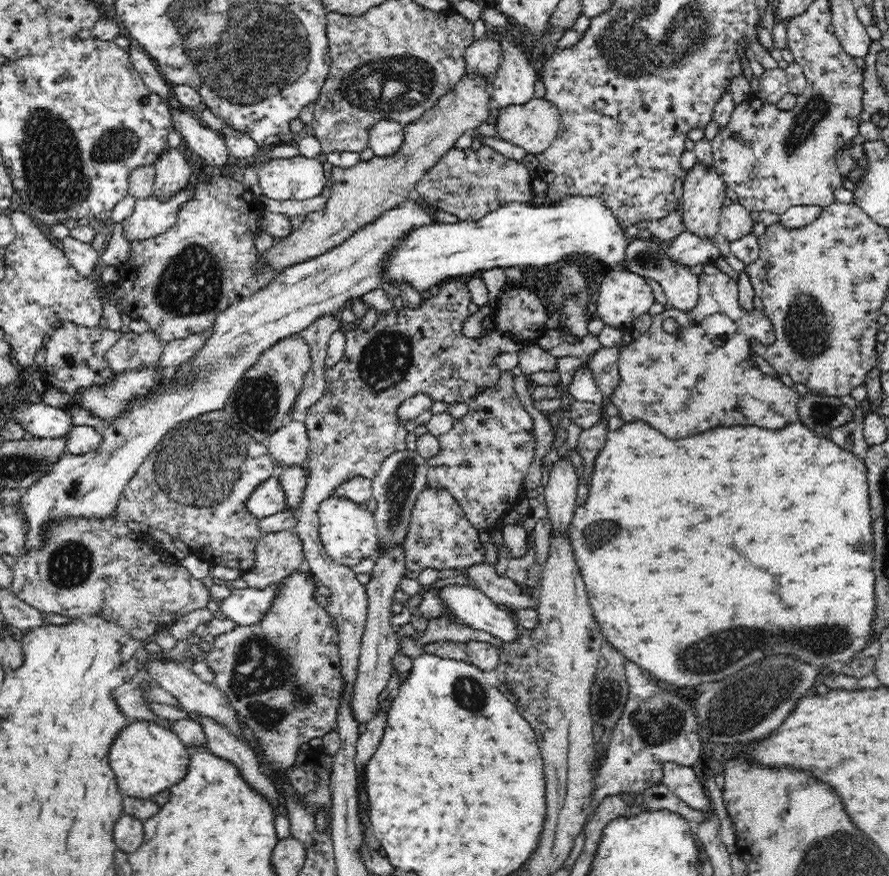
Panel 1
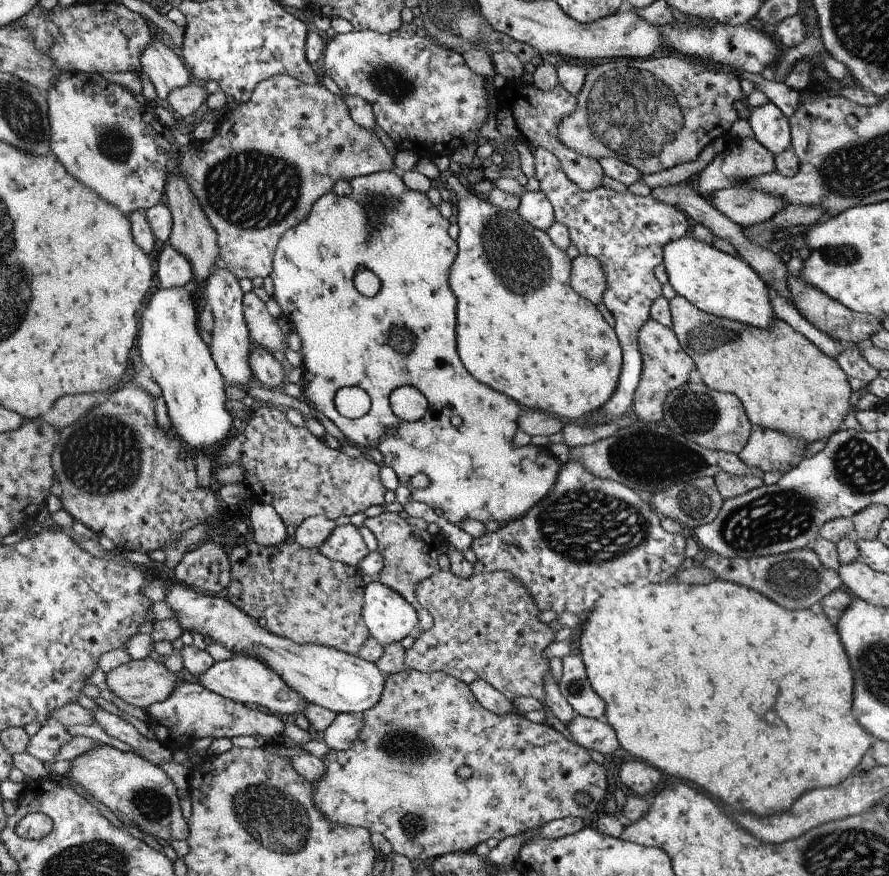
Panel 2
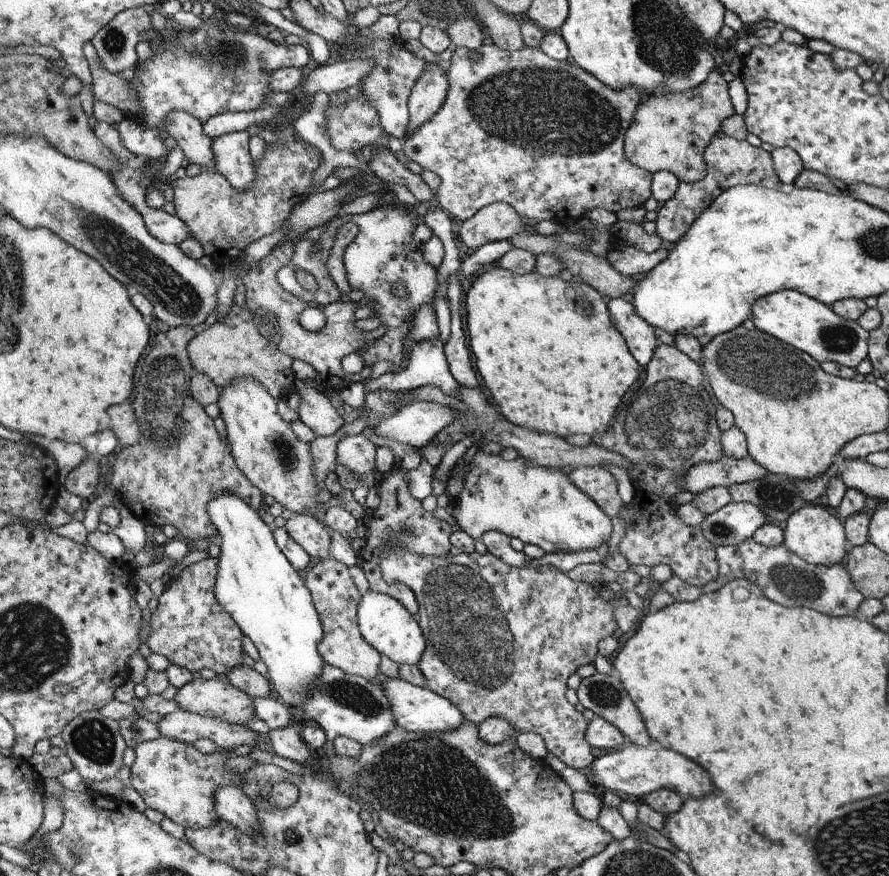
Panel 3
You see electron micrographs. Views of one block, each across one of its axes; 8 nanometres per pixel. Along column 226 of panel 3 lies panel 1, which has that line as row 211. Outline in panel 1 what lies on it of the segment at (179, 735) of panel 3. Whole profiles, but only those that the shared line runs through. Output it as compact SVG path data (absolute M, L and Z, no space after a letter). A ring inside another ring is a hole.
M739 202L722 207L719 218L719 237L729 242L753 233L750 211Z

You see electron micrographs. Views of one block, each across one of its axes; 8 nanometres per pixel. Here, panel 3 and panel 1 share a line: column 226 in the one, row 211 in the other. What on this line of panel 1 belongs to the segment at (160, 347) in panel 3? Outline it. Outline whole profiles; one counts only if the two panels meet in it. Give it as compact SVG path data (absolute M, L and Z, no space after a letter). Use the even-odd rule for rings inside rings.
M482 145L477 150L471 147L458 149L454 146L416 183L414 194L430 205L430 208L450 212L461 220L472 222L509 202L534 203L536 192L531 182L525 164L508 159L505 154L488 145Z

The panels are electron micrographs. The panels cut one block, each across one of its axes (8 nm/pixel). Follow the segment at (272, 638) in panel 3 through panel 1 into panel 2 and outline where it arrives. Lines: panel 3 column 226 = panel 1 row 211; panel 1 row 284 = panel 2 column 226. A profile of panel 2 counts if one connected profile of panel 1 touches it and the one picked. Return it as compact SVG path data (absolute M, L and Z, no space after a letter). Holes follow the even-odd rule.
M162 288L154 291L142 311L142 336L138 338L140 358L150 368L152 379L161 386L172 419L172 432L194 453L210 454L226 442L232 415L226 410L224 379L212 360L208 346L198 334L194 300L188 288Z

